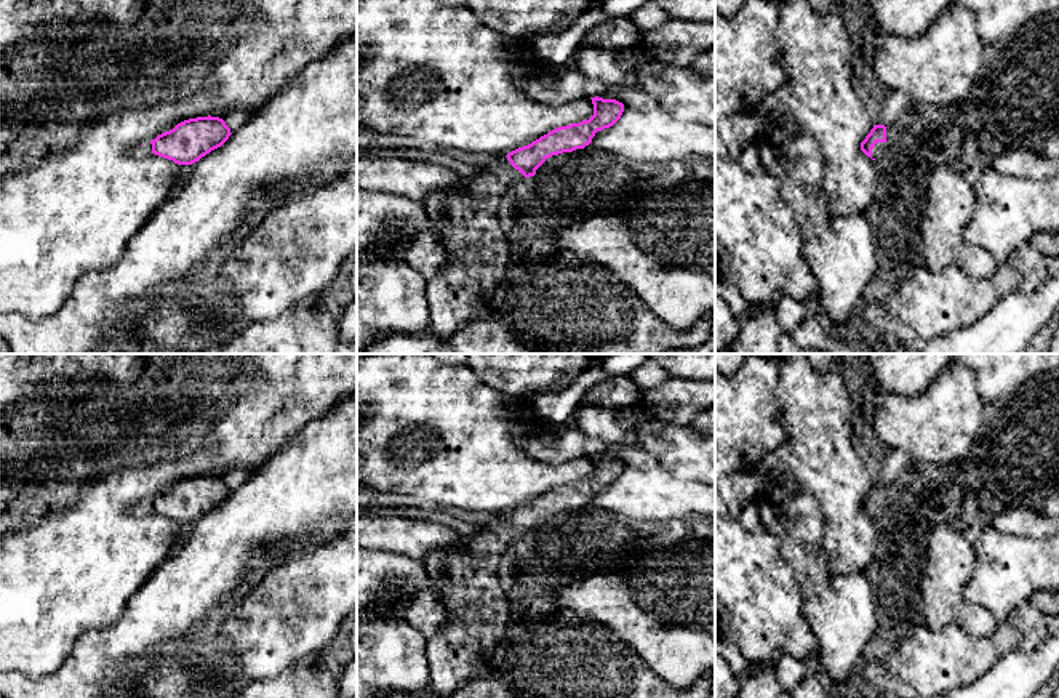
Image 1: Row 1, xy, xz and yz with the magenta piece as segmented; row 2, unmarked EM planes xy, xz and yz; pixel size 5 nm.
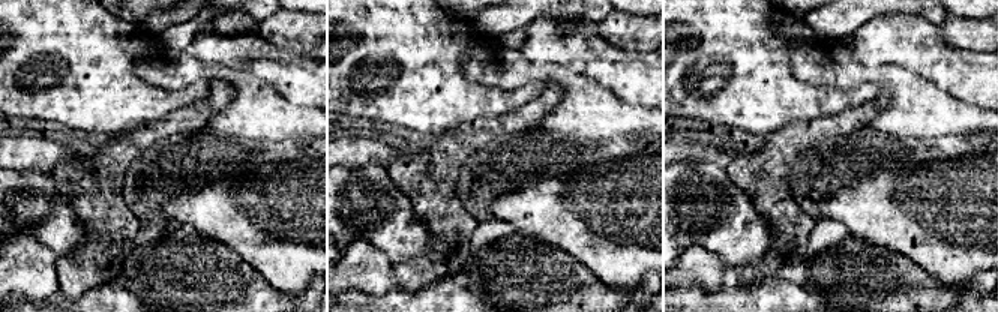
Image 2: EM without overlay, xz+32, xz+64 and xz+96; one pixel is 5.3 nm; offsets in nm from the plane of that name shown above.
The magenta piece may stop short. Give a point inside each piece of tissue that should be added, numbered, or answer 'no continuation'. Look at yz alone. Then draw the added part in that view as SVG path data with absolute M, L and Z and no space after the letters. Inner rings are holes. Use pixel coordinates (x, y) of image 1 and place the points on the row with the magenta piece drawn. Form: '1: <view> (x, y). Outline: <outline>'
1: yz (896, 130). Outline: M915 104L905 114L902 114L894 123L886 126L886 141L877 142L873 146L872 158L878 158L880 155L883 155L894 141L907 134L913 114L915 114Z

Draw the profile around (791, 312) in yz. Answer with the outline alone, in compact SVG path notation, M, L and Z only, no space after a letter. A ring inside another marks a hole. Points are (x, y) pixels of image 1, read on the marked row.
M785 296L776 306L777 323L782 331L793 331L809 314L813 307Z

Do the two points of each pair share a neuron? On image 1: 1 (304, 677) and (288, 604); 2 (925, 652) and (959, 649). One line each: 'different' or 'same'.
1: different
2: same

